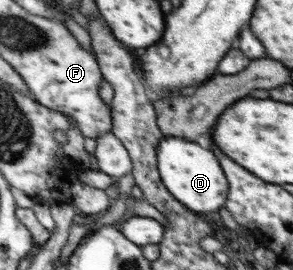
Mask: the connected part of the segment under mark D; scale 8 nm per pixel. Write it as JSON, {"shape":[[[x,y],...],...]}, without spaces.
{"shape":[[[164,136],[157,150],[160,177],[169,193],[172,193],[177,201],[188,206],[197,214],[219,211],[221,207],[224,207],[229,187],[227,187],[227,179],[223,175],[223,168],[215,159],[212,150],[207,151],[197,143],[191,143],[191,141],[185,141],[185,139],[175,136]]]}

